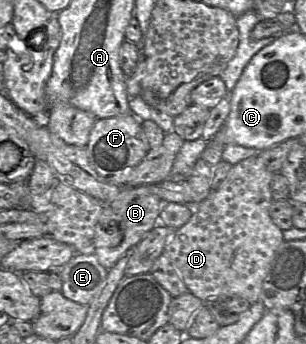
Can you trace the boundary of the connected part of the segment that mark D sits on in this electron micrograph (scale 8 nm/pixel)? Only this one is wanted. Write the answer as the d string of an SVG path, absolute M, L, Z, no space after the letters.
M257 155L233 165L221 187L216 191L211 191L210 194L196 206L191 206L193 207L191 218L183 226L177 228L166 243L163 253L169 258L172 266L186 285L188 292L201 301L204 302L210 298L219 296L236 296L247 300L251 305L259 301L263 281L268 274L275 252L284 242L283 231L273 223L270 217L270 206L272 204L271 183L274 174L275 173L271 173L264 167Z

